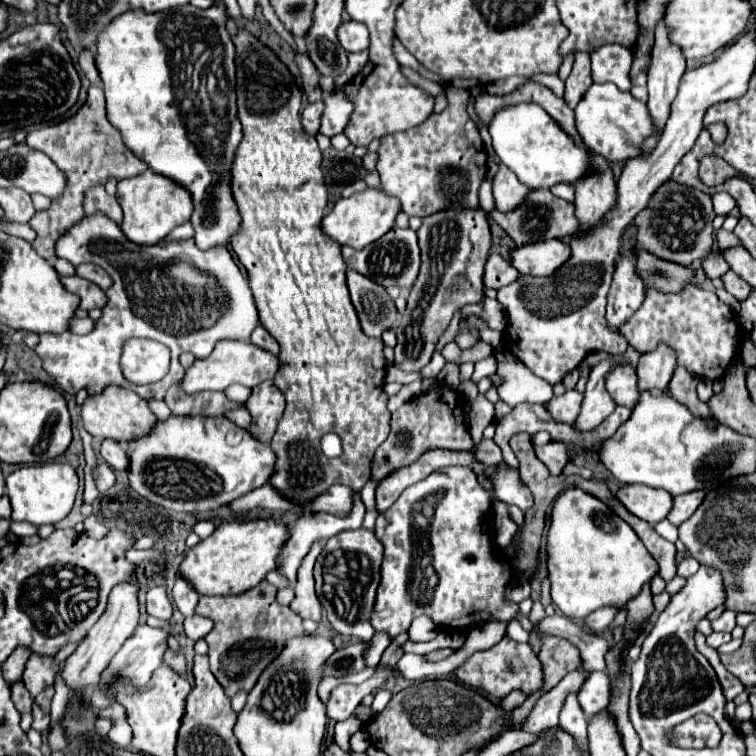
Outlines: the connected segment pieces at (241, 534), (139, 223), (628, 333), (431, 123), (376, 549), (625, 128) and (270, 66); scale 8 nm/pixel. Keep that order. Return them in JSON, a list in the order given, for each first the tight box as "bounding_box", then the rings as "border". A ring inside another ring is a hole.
[{"bounding_box":[180,518,288,596],"border":[[[274,518],[222,524],[210,538],[188,550],[186,558],[182,560],[180,574],[190,578],[202,596],[242,594],[258,586],[268,572],[278,570],[278,556],[282,554],[288,536],[288,526]]]},{"bounding_box":[116,170,194,244],"border":[[[152,170],[120,180],[116,188],[116,198],[120,208],[124,210],[124,222],[120,228],[132,242],[138,242],[138,244],[160,242],[176,226],[180,226],[180,222],[190,220],[194,212],[192,194],[186,188],[182,188],[178,182],[172,182],[170,178],[156,174]]]},{"bounding_box":[620,286,742,380],"border":[[[686,286],[682,294],[662,294],[656,288],[648,288],[646,300],[638,308],[638,314],[622,326],[620,334],[638,352],[652,350],[658,342],[674,346],[678,366],[686,366],[692,374],[710,380],[718,380],[726,374],[730,362],[738,356],[738,346],[742,340],[734,312],[720,302],[714,292],[698,286]]]},{"bounding_box":[376,86,486,218],"border":[[[446,86],[446,98],[448,98],[448,108],[444,112],[430,114],[430,118],[426,118],[426,122],[422,122],[410,130],[384,136],[380,150],[378,150],[380,160],[378,160],[376,170],[382,178],[382,188],[386,190],[386,194],[400,200],[402,212],[406,212],[408,216],[426,218],[426,216],[430,216],[438,210],[450,208],[450,206],[478,208],[478,188],[486,176],[486,152],[482,146],[480,132],[466,112],[470,94],[464,88]]]},{"bounding_box":[314,528,382,640],"border":[[[366,528],[346,530],[334,538],[330,538],[316,560],[314,580],[316,580],[316,596],[326,610],[326,618],[330,626],[342,634],[358,640],[370,640],[374,636],[374,628],[370,626],[370,614],[376,602],[376,586],[380,582],[380,564],[382,564],[382,544],[374,536],[374,532]]]},{"bounding_box":[576,84,656,162],"border":[[[592,84],[576,108],[576,128],[582,142],[608,162],[624,162],[642,154],[646,138],[656,134],[656,124],[644,102],[636,100],[630,92],[618,90],[614,84]]]},{"bounding_box":[230,26,390,502],"border":[[[238,26],[238,32],[236,32],[236,36],[232,36],[232,40],[234,40],[234,46],[236,46],[236,96],[238,96],[238,118],[242,122],[242,142],[238,144],[236,152],[234,152],[234,162],[232,162],[232,168],[230,168],[230,176],[232,176],[230,186],[232,186],[232,196],[234,196],[236,204],[238,204],[238,214],[240,214],[242,222],[240,222],[240,230],[236,234],[232,234],[230,244],[232,244],[232,250],[236,252],[240,264],[248,270],[248,282],[250,282],[250,290],[254,294],[254,300],[256,300],[256,306],[258,306],[258,312],[260,312],[260,322],[280,344],[280,356],[278,358],[280,358],[282,366],[280,366],[280,372],[274,378],[274,384],[278,386],[278,390],[286,398],[284,416],[280,418],[280,424],[278,424],[278,428],[276,428],[276,432],[274,432],[274,436],[270,440],[272,450],[278,454],[278,470],[274,472],[274,478],[270,478],[268,484],[276,486],[278,490],[282,490],[282,494],[286,494],[288,498],[292,498],[296,502],[306,502],[310,498],[316,498],[318,494],[326,492],[328,486],[332,486],[332,484],[344,484],[344,486],[348,486],[352,490],[362,490],[362,486],[370,480],[372,456],[374,456],[376,448],[388,438],[388,432],[390,432],[390,412],[386,408],[388,396],[382,390],[382,380],[384,380],[384,374],[386,374],[384,354],[382,354],[384,342],[380,338],[370,338],[370,336],[362,334],[362,328],[358,326],[356,310],[354,310],[354,306],[350,302],[350,296],[348,296],[346,276],[344,276],[346,262],[342,260],[340,244],[330,240],[330,238],[326,238],[322,234],[320,222],[322,222],[322,216],[324,216],[324,210],[326,210],[326,198],[328,198],[326,184],[324,184],[324,174],[320,170],[322,154],[320,154],[320,148],[316,144],[316,138],[302,130],[302,124],[300,124],[302,92],[300,92],[298,84],[296,84],[296,78],[290,74],[286,64],[266,44],[262,44],[254,34],[250,34],[246,28]],[[326,432],[336,432],[342,438],[344,454],[340,458],[328,460],[322,454],[320,438]]]}]

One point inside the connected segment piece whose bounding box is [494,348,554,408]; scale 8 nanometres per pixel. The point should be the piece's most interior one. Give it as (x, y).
(519, 385)

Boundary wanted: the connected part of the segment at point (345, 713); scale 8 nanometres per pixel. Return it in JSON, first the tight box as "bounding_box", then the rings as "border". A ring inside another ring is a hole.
{"bounding_box":[326,668,392,720],"border":[[[378,668],[378,672],[366,680],[364,684],[340,684],[332,690],[332,696],[326,704],[328,710],[328,718],[332,720],[346,720],[352,716],[354,708],[362,702],[362,698],[370,692],[374,692],[380,684],[384,684],[386,680],[392,678],[392,670],[390,668]]]}

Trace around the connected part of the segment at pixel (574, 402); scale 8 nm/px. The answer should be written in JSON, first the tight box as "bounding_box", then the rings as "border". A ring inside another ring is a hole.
{"bounding_box":[548,390,584,424],"border":[[[570,390],[570,392],[564,392],[562,396],[554,396],[548,404],[548,410],[550,410],[550,414],[554,414],[556,422],[572,424],[580,414],[582,400],[584,400],[584,396],[580,392]]]}

